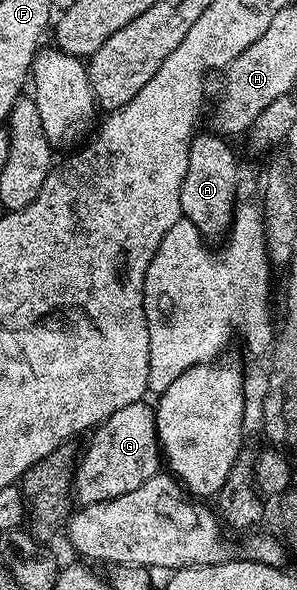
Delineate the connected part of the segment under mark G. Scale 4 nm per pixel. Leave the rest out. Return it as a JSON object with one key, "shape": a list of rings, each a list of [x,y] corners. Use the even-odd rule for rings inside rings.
{"shape":[[[141,402],[122,406],[118,414],[110,414],[110,418],[102,421],[87,437],[88,445],[79,453],[72,479],[75,499],[81,505],[106,502],[130,494],[130,490],[138,490],[142,482],[161,471],[162,453],[160,439],[156,437],[156,414],[146,405]]]}

